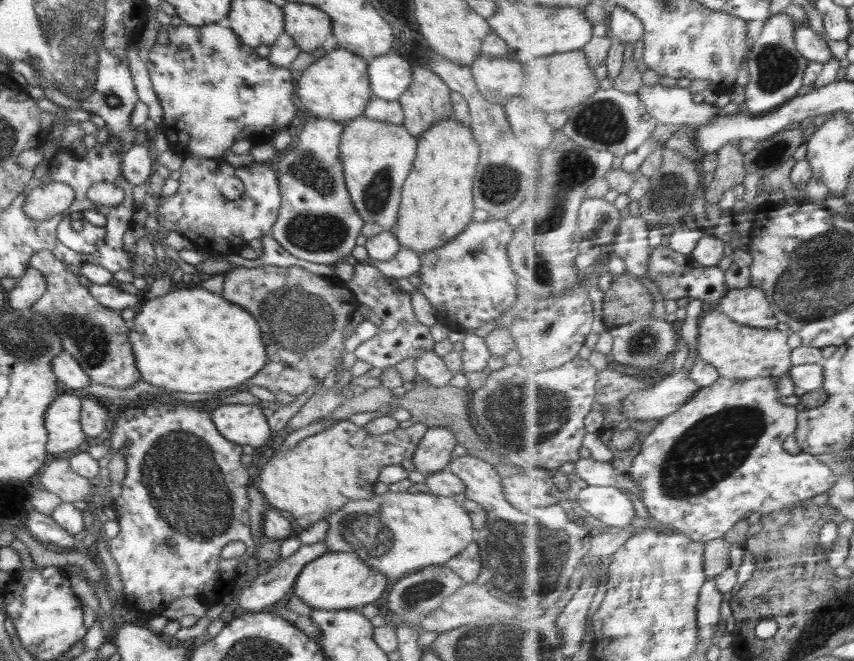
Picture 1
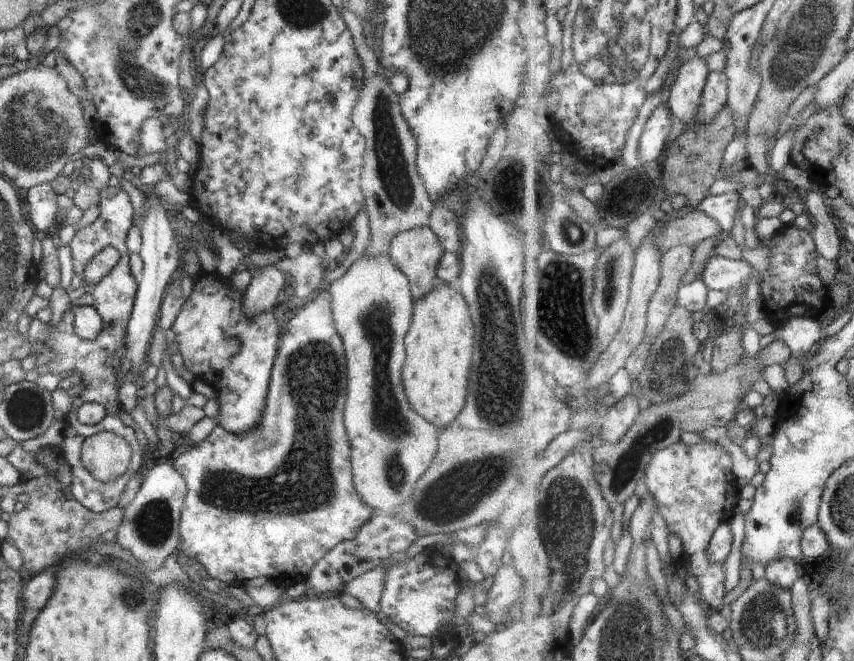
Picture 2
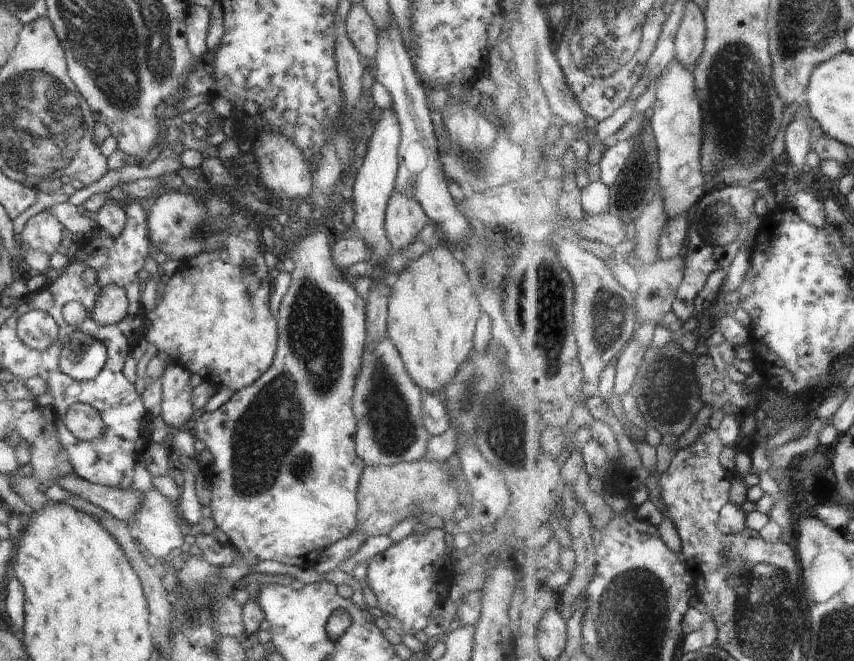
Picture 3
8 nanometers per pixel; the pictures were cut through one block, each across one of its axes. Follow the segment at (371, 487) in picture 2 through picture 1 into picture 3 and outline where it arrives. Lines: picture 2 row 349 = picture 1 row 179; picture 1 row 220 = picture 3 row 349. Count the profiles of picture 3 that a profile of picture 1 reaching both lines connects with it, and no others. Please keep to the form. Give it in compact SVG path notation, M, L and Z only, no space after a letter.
M386 336L379 343L370 345L367 340L363 350L361 371L357 378L352 408L357 420L357 433L355 434L356 454L370 467L410 463L424 458L427 442L431 434L426 430L422 420L423 408L421 397L423 392L406 372L402 359L392 341Z

